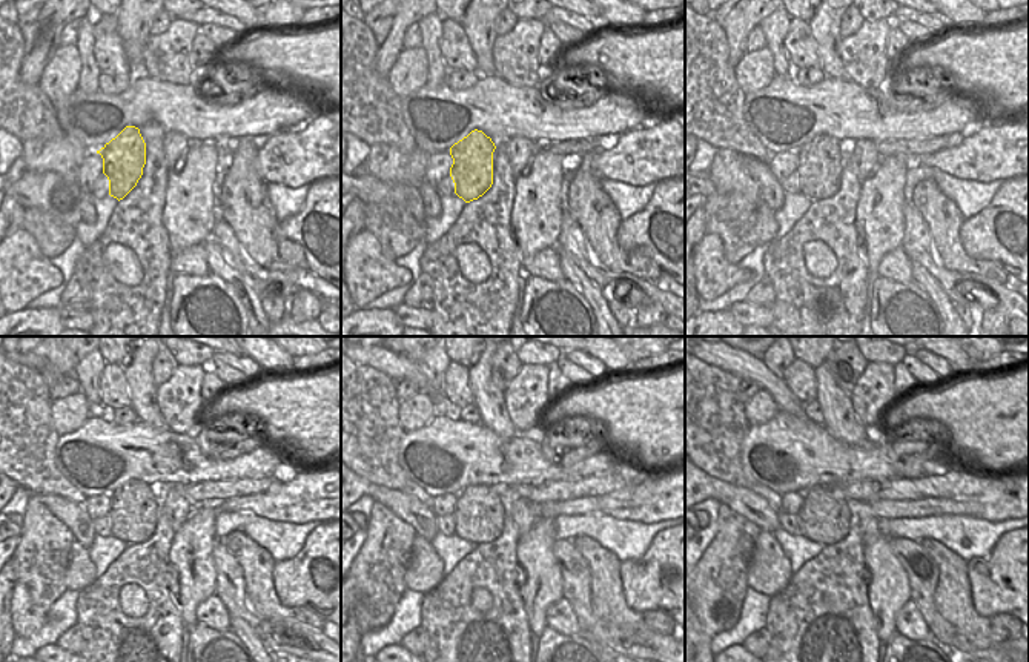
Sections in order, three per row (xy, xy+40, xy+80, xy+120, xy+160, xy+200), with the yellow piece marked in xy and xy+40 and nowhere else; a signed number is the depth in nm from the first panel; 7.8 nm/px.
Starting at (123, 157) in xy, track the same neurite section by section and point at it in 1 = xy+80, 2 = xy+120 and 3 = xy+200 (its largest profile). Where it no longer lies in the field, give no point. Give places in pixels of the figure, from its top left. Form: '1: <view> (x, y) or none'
1: xy+80 (820, 160)
2: xy+120 (134, 507)
3: xy+200 (825, 518)

